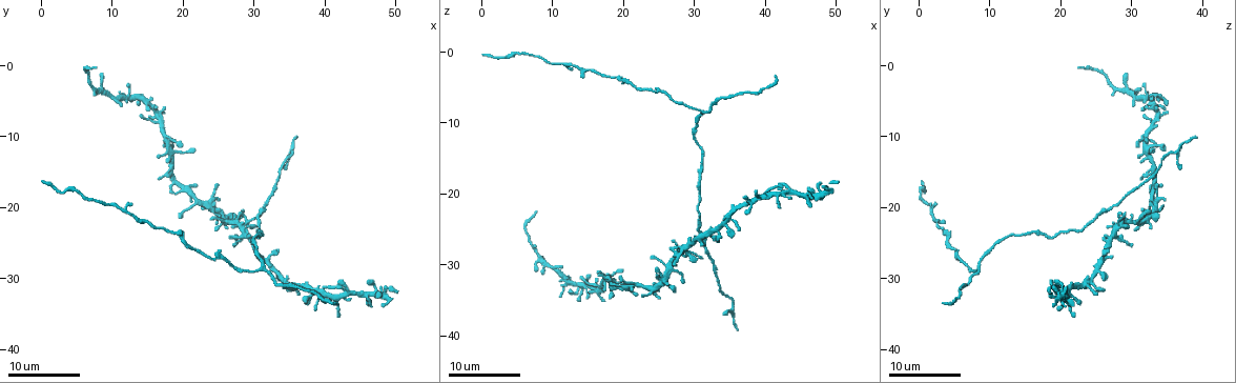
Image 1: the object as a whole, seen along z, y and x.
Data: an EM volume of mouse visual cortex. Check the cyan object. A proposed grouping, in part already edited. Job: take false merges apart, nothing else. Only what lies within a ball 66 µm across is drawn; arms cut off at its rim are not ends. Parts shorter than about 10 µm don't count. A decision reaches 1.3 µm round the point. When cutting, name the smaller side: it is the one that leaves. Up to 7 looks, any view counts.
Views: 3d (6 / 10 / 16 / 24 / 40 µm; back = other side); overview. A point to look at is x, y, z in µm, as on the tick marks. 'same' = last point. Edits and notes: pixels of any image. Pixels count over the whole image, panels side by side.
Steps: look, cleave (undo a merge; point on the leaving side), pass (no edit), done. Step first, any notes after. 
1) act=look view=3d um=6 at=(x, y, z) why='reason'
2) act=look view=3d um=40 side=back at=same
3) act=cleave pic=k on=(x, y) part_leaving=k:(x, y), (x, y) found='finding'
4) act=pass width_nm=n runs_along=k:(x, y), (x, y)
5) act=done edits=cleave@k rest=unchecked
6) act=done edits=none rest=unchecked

act=look view=3d um=10 at=(19.0, 24.0, 3.5) why='sudden change in width'

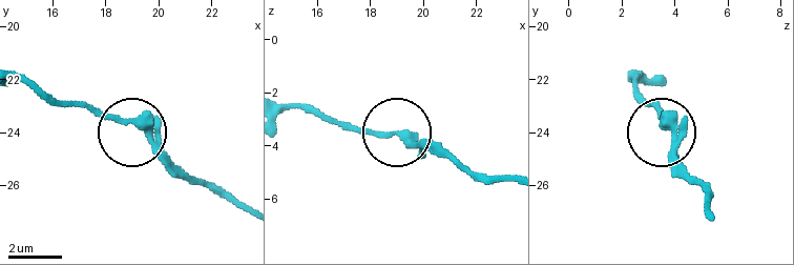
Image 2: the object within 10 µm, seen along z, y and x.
act=pass runs_along=2:(246, 210), (185, 175), (138, 125), (65, 106) found='one neuron here'

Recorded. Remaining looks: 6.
act=look view=3d um=16 at=(13.5, 22.0, 2.0) why='thick turns thin'

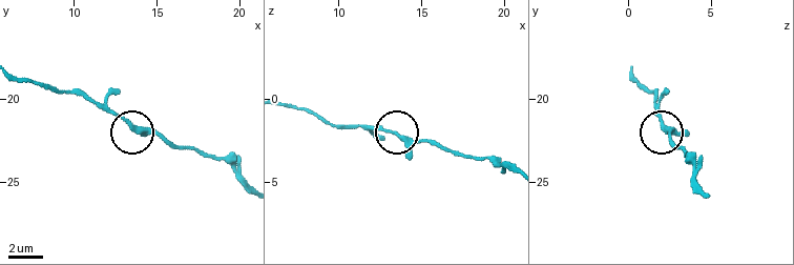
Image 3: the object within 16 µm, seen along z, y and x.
act=look view=3d um=6 at=(13.5, 21.8, 2.2) why='zoom in'

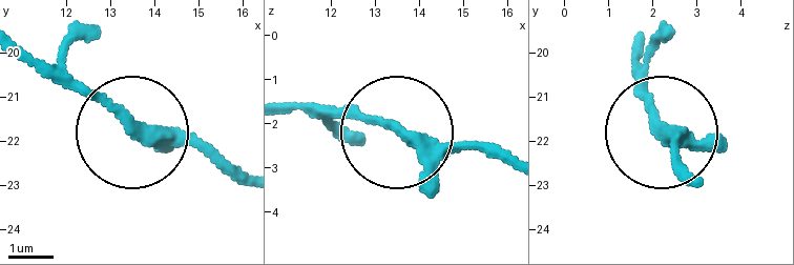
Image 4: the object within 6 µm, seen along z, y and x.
act=pass width_nm=270 runs_along=4:(236, 171), (191, 145), (134, 134), (60, 66) found='one neuron here'

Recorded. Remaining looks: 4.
act=look view=3d um=10 at=(31.0, 29.0, 8.5)

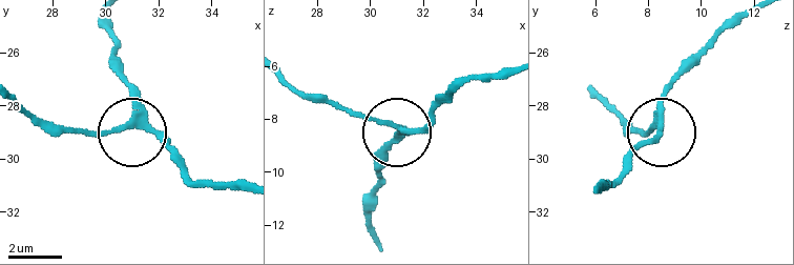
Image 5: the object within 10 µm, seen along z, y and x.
act=pass side_arm_um=14 runs_along=5:(373, 229), (376, 168), (396, 127), (423, 125), (447, 96) found='one neuron here'

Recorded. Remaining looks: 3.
act=look view=3d um=10 at=(8.0, 3.5, 29.0) why='arms run side by side'

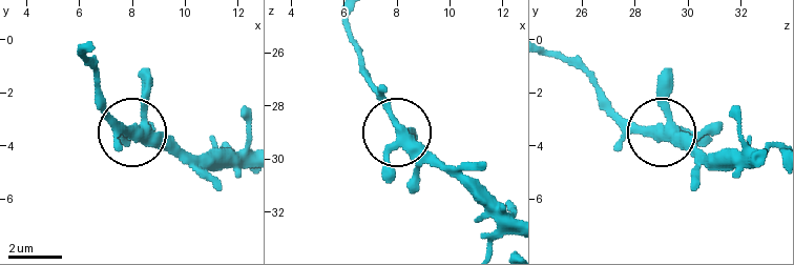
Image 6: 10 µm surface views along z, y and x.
act=pass arms=5 found='continuous, no second neuron'

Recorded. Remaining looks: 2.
act=done edits=none rest=unchecked

